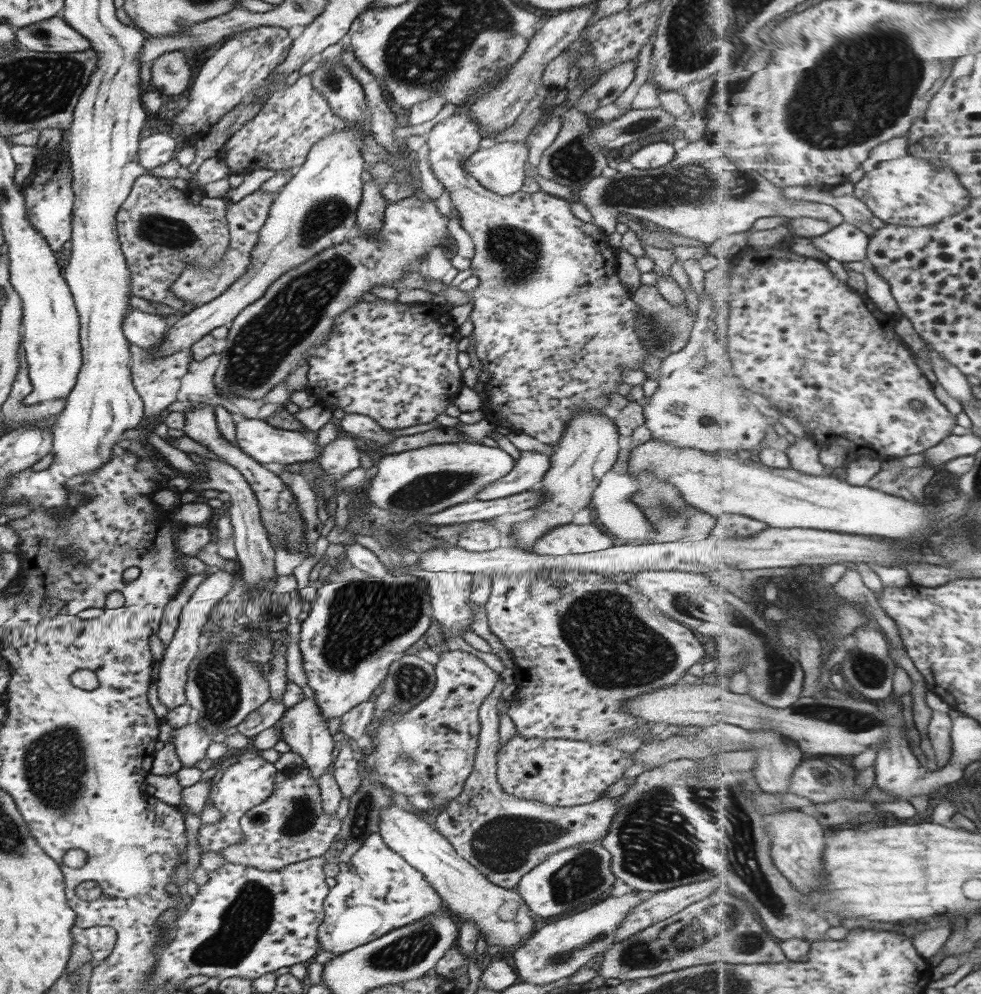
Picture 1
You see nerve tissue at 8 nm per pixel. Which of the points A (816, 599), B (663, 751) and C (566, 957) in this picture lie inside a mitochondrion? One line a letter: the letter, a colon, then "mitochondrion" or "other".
A: other
B: other
C: mitochondrion

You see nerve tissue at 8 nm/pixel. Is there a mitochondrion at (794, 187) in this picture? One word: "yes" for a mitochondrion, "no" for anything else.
no

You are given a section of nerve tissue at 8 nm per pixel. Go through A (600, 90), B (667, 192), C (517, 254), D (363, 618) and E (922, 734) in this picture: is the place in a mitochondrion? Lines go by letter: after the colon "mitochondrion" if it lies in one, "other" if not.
A: other
B: mitochondrion
C: mitochondrion
D: mitochondrion
E: other

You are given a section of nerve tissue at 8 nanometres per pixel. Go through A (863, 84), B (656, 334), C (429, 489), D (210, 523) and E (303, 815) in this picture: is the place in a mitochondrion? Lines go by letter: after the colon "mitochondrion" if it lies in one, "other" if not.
A: mitochondrion
B: mitochondrion
C: mitochondrion
D: other
E: mitochondrion

